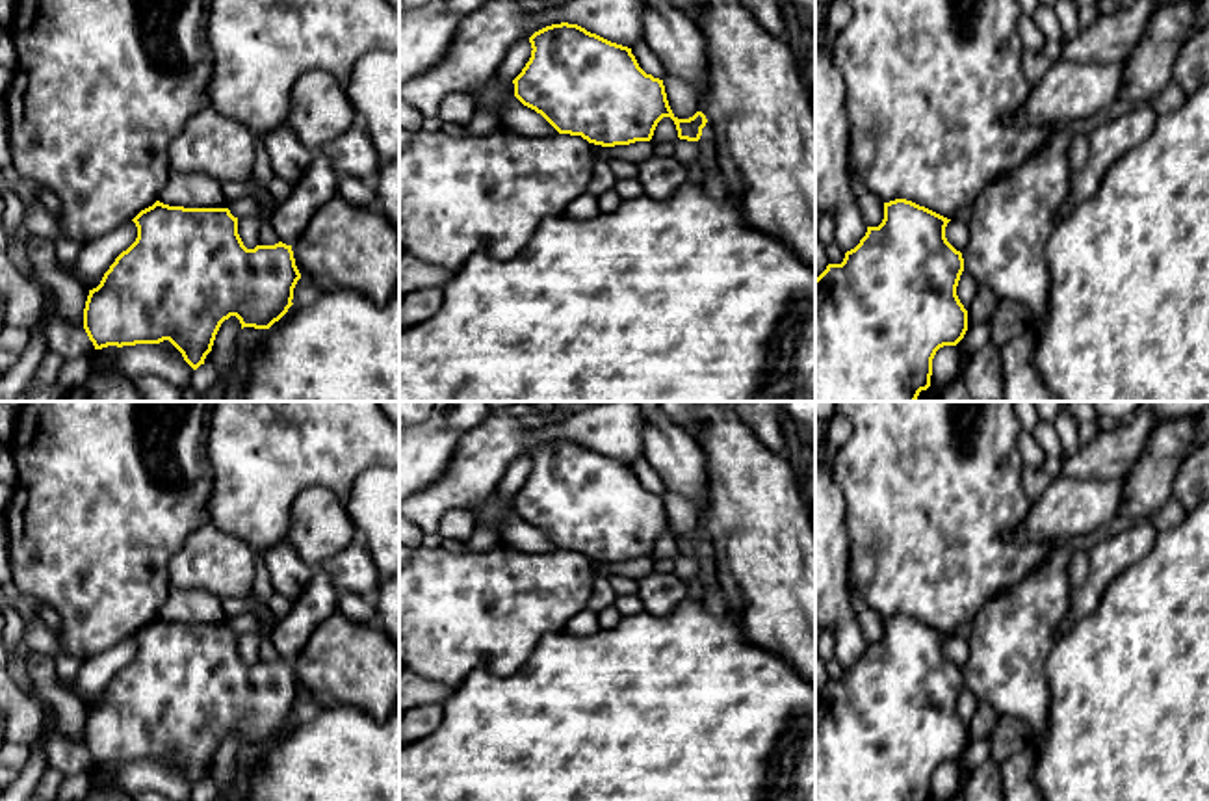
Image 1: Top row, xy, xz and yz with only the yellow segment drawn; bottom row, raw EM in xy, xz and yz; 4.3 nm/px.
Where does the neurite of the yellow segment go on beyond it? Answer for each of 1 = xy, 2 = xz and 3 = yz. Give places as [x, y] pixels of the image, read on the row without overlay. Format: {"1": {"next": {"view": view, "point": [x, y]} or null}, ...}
{"1": {"next": null}, "2": {"next": null}, "3": {"next": null}}

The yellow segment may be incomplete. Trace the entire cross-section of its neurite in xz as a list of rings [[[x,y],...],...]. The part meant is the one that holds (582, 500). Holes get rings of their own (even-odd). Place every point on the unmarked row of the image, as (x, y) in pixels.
[[[568,439],[535,448],[529,459],[531,474],[513,496],[514,513],[559,550],[630,561],[650,558],[657,539],[670,533],[680,556],[700,556],[706,532],[678,535],[663,496],[646,491],[631,465]]]

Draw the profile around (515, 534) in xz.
[[[514,511],[501,517],[501,528],[496,533],[500,546],[520,550],[524,554],[548,554],[557,546],[535,526],[524,522]]]

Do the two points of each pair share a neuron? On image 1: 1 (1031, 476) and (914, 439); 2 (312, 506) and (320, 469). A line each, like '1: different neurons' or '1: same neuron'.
1: different neurons
2: different neurons

